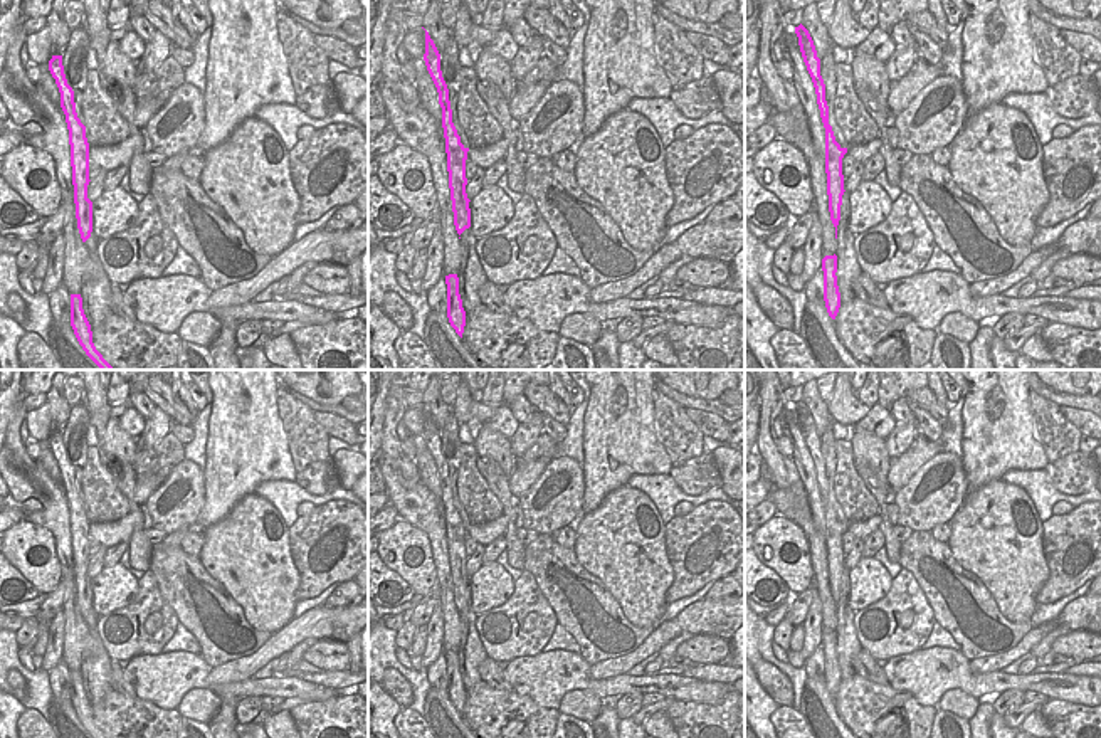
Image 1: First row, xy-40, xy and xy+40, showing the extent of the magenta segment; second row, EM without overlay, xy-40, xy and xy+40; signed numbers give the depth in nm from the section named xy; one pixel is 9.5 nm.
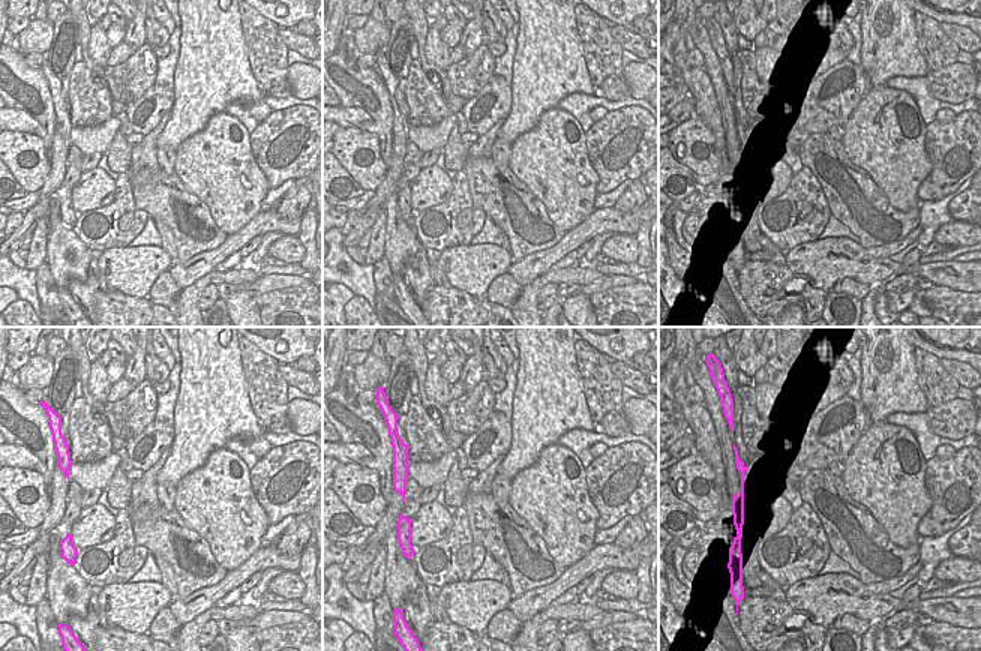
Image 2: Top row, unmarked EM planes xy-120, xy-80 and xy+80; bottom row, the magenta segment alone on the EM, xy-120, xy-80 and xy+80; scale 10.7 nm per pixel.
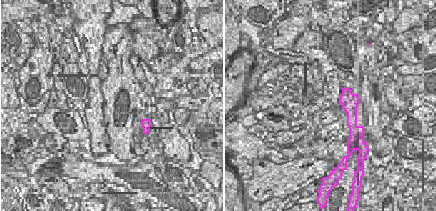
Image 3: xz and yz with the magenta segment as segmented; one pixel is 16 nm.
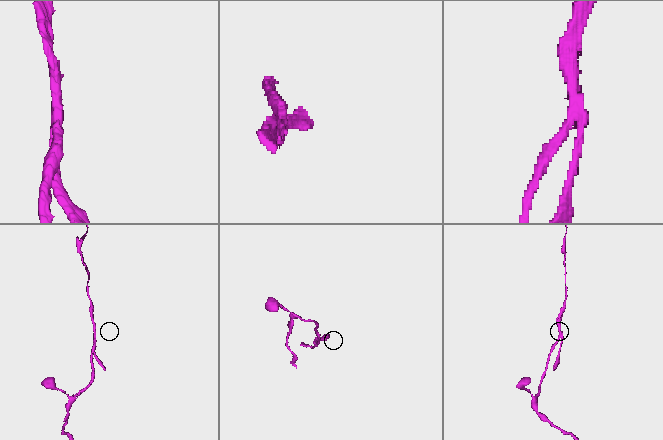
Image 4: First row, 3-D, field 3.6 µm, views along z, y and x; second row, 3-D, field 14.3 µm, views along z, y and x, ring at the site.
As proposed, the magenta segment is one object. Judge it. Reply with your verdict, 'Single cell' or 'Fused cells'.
Fused cells.

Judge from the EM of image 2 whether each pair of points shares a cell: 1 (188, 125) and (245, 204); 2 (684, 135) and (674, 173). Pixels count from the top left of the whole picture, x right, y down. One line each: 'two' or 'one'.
1: two
2: two

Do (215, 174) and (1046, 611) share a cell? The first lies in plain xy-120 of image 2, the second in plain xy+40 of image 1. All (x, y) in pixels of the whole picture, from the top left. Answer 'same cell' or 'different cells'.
different cells

